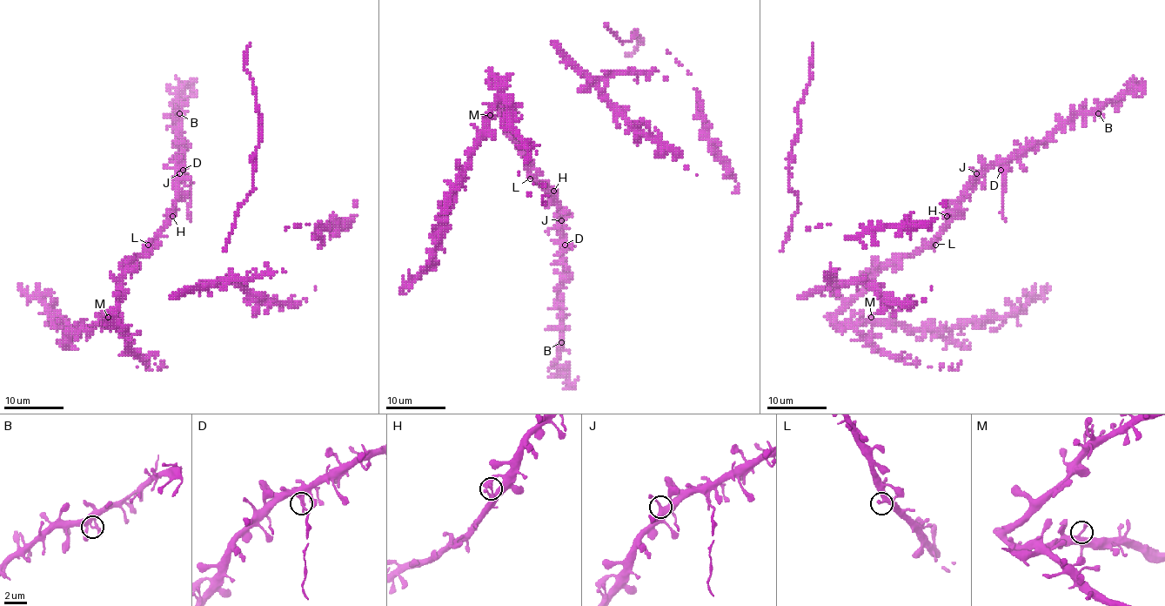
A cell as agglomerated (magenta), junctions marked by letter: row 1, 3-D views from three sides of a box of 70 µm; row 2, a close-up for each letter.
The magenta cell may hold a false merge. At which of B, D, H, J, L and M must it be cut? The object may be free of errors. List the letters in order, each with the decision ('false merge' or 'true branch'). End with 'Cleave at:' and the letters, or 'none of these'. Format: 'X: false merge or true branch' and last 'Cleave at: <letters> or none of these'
B: true branch
D: false merge
H: true branch
J: true branch
L: true branch
M: true branch
Cleave at: D

